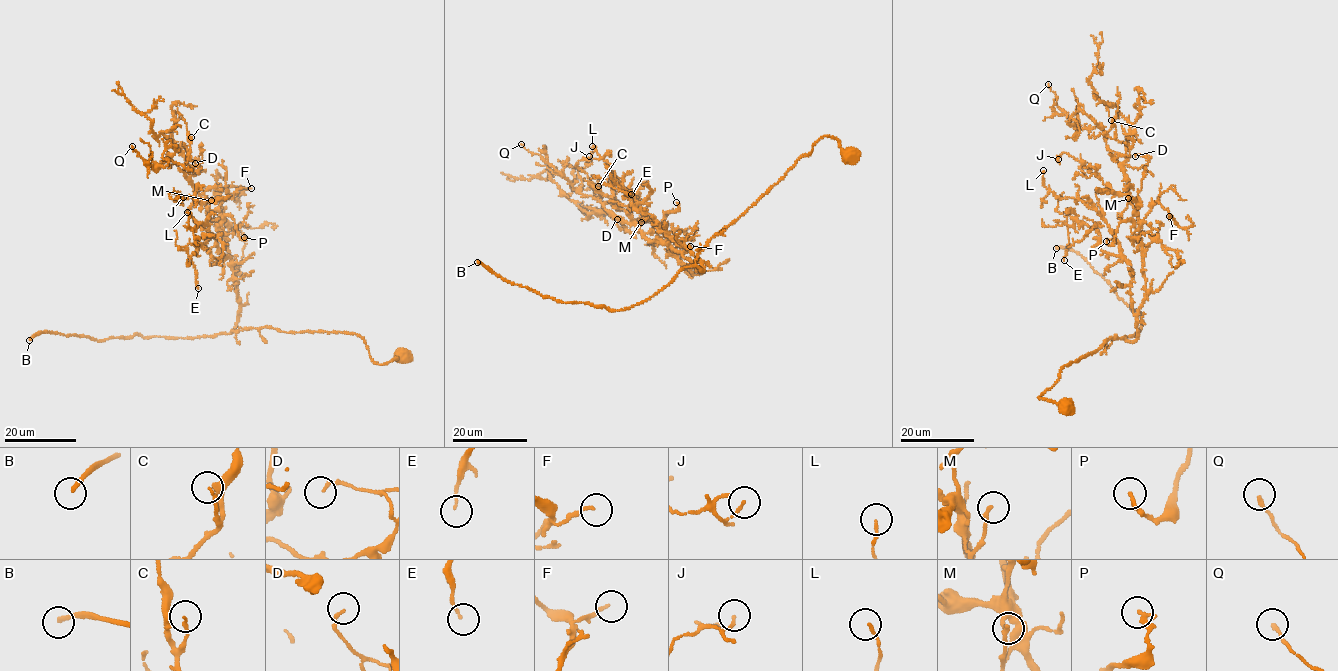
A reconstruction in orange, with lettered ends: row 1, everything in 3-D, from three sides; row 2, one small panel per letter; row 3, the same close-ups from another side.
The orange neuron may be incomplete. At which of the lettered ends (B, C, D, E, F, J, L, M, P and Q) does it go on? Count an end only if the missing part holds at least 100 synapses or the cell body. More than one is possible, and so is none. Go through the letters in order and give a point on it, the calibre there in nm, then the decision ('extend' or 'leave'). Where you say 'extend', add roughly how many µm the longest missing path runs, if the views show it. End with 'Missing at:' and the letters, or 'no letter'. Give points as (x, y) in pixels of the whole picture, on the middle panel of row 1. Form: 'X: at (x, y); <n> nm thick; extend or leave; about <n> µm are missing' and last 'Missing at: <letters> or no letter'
B: at (477, 262); 200 nm thick; extend; about 200 µm are missing
C: at (598, 186); 110 nm thick; leave
D: at (617, 219); 130 nm thick; leave
E: at (631, 194); 110 nm thick; leave
F: at (690, 246); 130 nm thick; leave
J: at (589, 156); 110 nm thick; leave
L: at (592, 146); 130 nm thick; leave
M: at (641, 222); 180 nm thick; leave
P: at (676, 202); 240 nm thick; leave
Q: at (521, 144); 140 nm thick; leave
Missing at: B

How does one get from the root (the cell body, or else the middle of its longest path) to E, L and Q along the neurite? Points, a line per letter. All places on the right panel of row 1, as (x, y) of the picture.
E: (1065, 404), (1038, 397), (1064, 366), (1137, 328), (1130, 265), (1069, 212), (1064, 260)
L: (1065, 404), (1038, 397), (1109, 337), (1135, 340), (1137, 317), (1113, 231), (1081, 200), (1057, 197), (1043, 170)
Q: (1065, 404), (1038, 397), (1109, 337), (1135, 340), (1146, 280), (1124, 169), (1105, 133), (1076, 128), (1048, 84)

